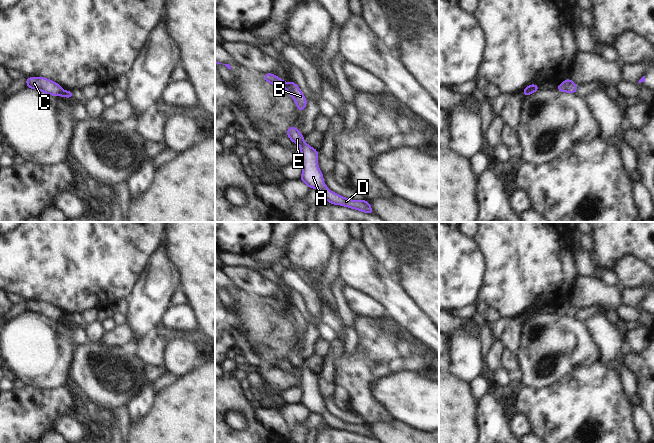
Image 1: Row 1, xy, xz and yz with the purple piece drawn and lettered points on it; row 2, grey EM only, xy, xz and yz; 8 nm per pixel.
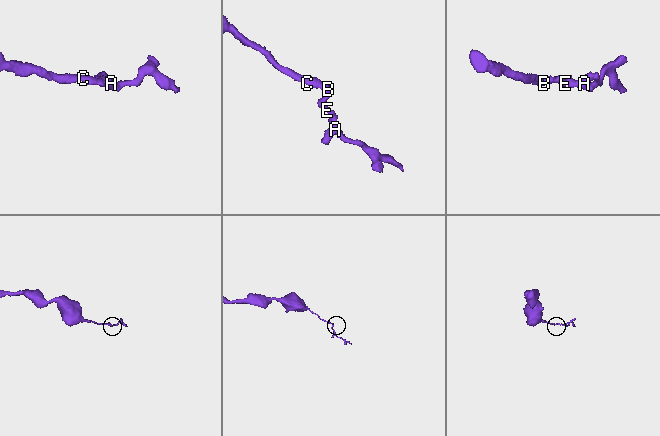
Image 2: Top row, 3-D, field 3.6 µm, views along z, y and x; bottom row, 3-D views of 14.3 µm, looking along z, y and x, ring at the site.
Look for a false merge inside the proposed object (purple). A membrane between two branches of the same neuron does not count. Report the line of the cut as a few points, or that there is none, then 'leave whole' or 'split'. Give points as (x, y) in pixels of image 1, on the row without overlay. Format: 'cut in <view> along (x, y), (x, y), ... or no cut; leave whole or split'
cut in xy along (63, 315), (60, 319); split

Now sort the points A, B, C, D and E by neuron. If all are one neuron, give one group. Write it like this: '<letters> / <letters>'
A B D E / C

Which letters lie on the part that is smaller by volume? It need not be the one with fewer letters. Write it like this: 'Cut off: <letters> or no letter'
Cut off: A, B, D, E

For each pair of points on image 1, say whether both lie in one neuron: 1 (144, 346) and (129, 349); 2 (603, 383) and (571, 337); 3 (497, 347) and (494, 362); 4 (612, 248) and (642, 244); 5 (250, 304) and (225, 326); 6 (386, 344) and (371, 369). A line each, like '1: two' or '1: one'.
1: two
2: two
3: one
4: one
5: two
6: one

